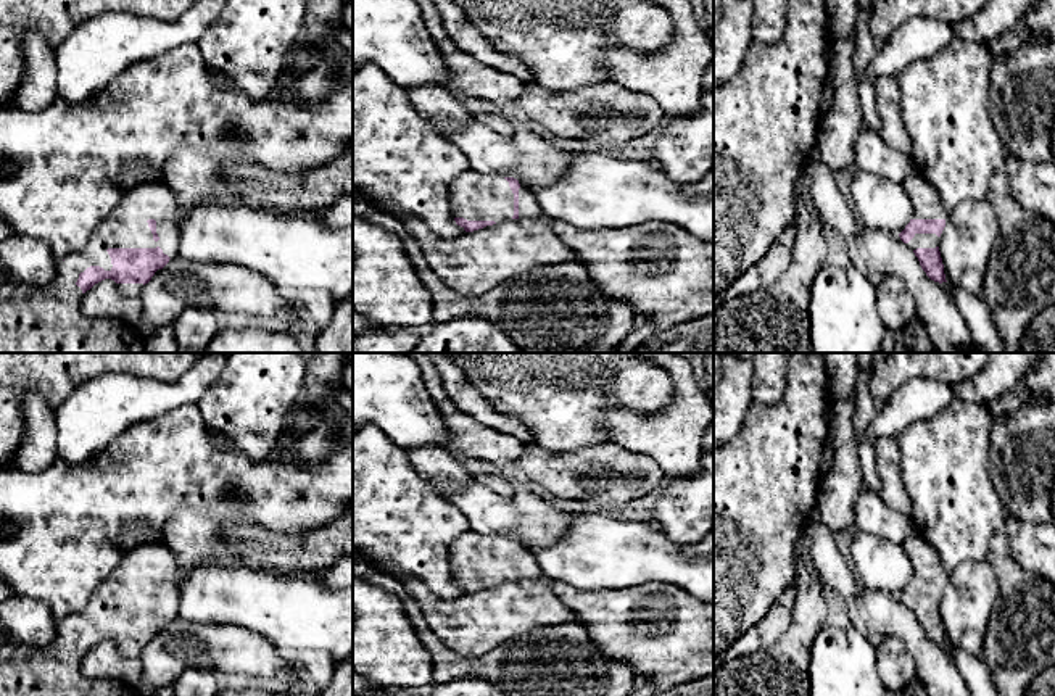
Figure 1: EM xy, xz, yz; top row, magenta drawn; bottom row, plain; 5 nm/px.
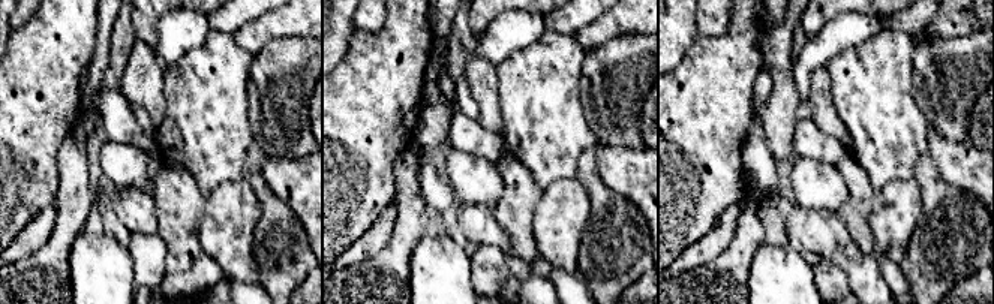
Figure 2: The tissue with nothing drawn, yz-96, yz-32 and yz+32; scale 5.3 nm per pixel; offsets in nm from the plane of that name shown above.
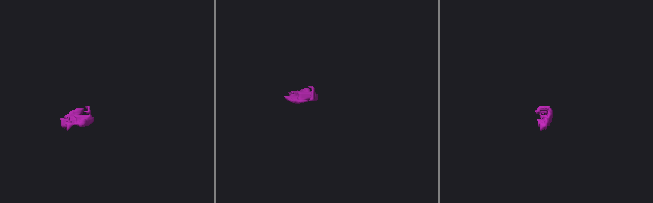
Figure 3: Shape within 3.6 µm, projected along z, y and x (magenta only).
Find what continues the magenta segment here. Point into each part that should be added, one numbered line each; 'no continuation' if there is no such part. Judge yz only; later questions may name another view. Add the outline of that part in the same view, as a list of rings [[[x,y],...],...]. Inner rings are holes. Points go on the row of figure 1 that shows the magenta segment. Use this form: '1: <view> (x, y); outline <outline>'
1: yz (920, 240); outline [[[915,234],[915,237],[907,243],[912,250],[916,248],[936,248],[939,246],[939,238],[936,234]]]

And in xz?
1: xz (475, 197); outline [[[470,168],[449,185],[454,218],[503,222],[514,216],[514,193],[501,176],[485,176]]]

